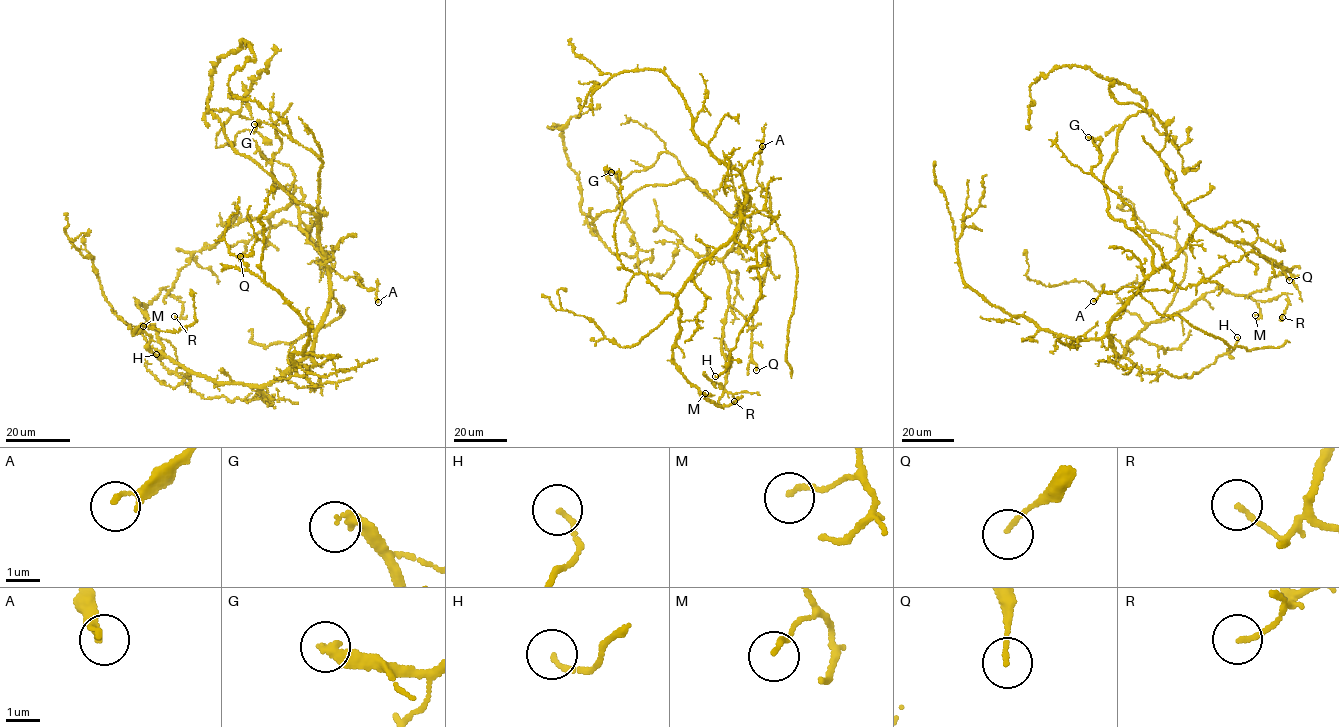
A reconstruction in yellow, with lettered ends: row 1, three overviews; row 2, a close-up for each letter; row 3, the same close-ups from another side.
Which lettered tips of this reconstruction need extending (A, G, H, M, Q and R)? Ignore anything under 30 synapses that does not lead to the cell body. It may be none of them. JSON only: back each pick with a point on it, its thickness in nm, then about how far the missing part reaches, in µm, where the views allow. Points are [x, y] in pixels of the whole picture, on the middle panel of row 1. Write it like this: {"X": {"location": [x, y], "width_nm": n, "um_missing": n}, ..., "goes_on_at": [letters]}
{"goes_on_at": []}

